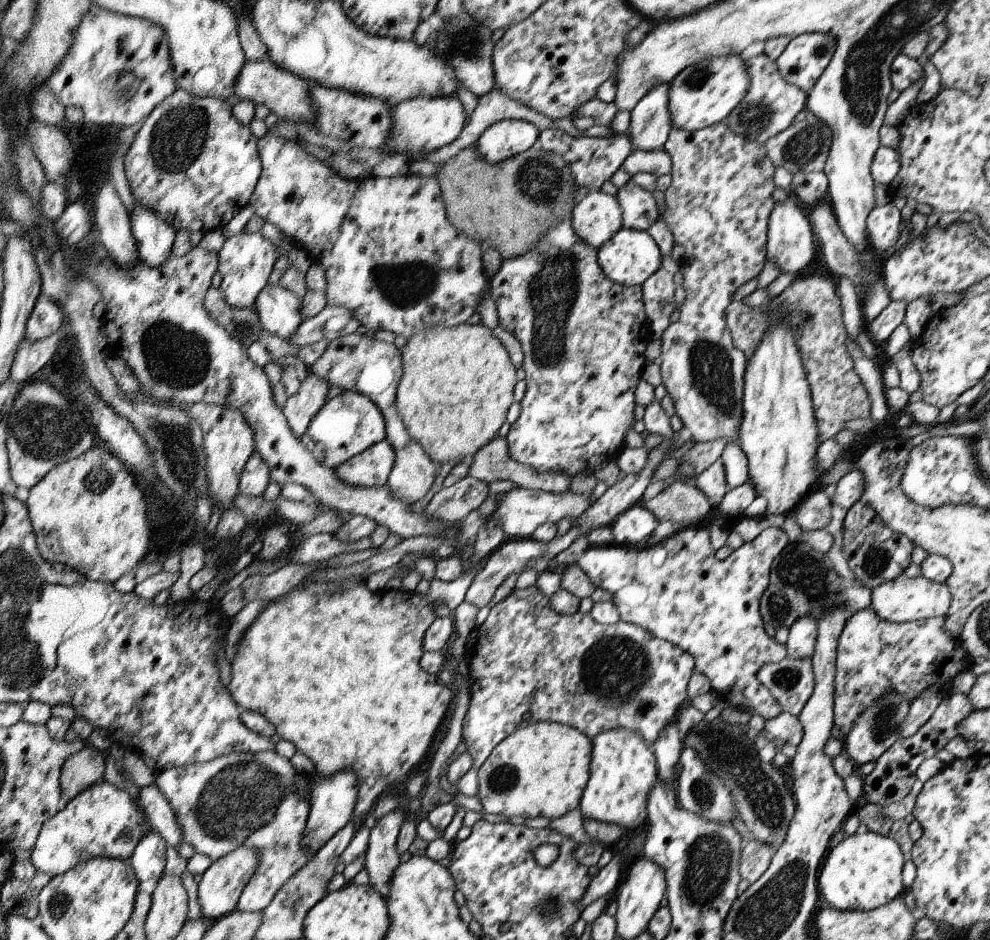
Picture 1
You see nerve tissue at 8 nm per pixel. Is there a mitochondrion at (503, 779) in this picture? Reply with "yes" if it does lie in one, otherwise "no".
yes

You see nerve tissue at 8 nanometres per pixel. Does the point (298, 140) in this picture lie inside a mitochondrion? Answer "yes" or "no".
no

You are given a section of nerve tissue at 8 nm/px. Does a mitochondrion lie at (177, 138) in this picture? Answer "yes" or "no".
yes

